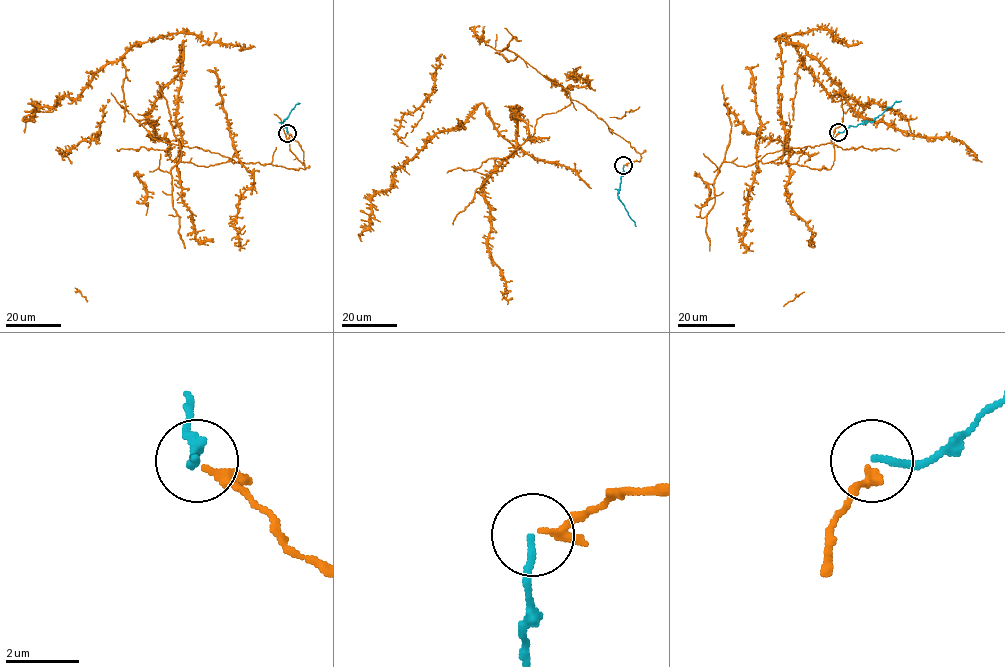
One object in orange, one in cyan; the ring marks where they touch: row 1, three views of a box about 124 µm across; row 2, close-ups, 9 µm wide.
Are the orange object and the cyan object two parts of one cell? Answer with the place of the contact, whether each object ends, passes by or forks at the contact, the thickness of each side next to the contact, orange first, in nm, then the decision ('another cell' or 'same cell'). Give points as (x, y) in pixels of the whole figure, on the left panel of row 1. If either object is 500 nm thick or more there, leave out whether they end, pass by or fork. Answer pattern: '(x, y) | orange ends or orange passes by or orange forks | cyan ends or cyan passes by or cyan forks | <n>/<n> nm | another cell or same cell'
(287, 133) | orange passes by | cyan ends | 180/180 nm | same cell

